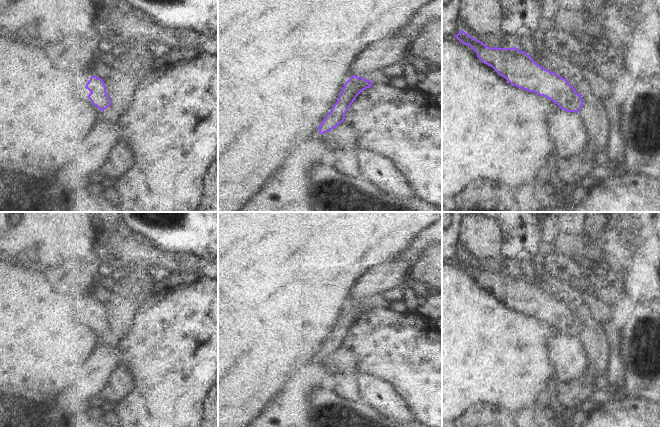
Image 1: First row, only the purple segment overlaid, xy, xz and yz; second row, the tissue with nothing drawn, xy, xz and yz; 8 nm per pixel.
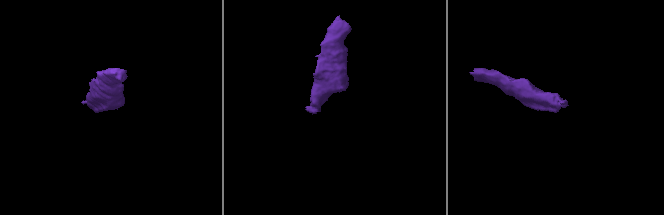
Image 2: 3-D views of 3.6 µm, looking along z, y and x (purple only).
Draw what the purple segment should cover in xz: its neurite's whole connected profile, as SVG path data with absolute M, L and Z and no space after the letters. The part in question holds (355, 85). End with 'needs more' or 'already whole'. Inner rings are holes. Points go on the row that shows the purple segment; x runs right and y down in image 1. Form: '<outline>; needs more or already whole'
M353 75L345 84L337 102L326 115L318 127L319 133L324 134L336 128L344 121L345 114L356 97L365 89L371 87L373 82Z; already whole

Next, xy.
M95 75L92 76L85 88L91 92L88 98L100 111L104 111L111 105L111 100L106 92L105 83L101 78Z; already whole

